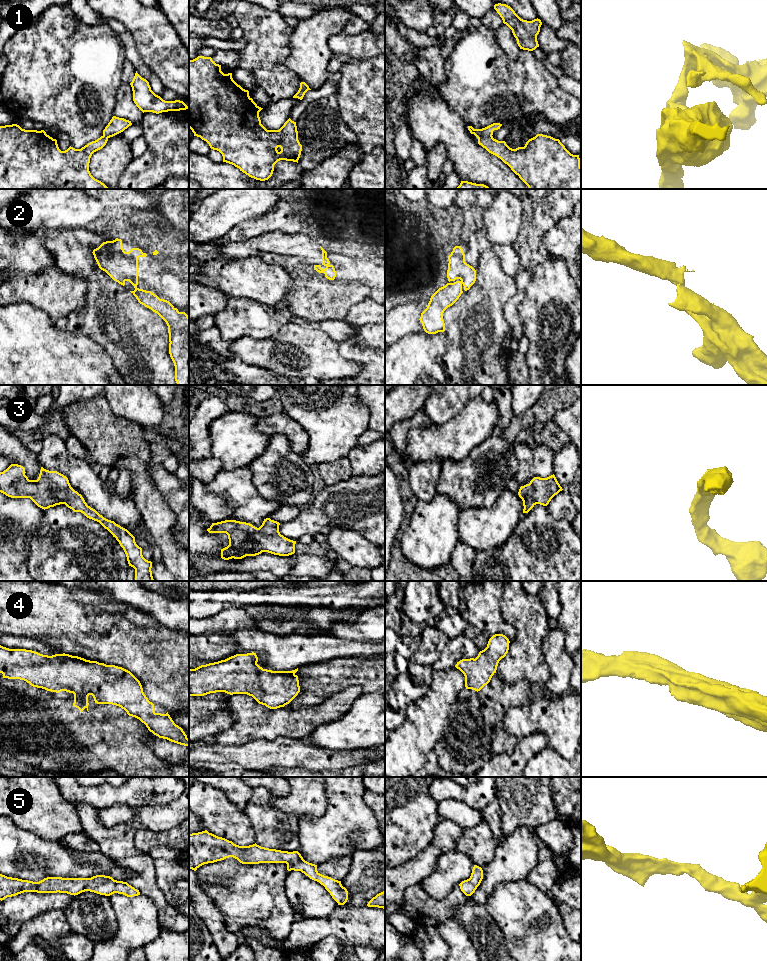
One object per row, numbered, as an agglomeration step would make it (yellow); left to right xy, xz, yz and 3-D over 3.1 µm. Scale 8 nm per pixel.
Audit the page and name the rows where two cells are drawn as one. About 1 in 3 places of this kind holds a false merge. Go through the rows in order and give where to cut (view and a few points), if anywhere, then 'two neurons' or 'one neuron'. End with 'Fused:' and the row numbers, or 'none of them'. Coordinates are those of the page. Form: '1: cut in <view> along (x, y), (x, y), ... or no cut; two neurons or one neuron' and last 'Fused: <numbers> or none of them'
1: cut in yz along (491, 135), (482, 135), (478, 138); two neurons
2: cut in xz along (329, 265), (326, 266); two neurons
3: no cut; one neuron
4: no cut; one neuron
5: no cut; one neuron
Fused: 1, 2

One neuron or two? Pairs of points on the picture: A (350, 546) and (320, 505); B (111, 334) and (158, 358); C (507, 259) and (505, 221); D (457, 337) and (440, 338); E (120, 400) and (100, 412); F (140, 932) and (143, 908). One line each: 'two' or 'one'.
A: two
B: one
C: two
D: two
E: two
F: one

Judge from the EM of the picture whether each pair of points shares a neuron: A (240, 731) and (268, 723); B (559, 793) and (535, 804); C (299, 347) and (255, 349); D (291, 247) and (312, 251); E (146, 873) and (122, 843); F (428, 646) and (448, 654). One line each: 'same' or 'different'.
A: same
B: different
C: same
D: same
E: same
F: different

